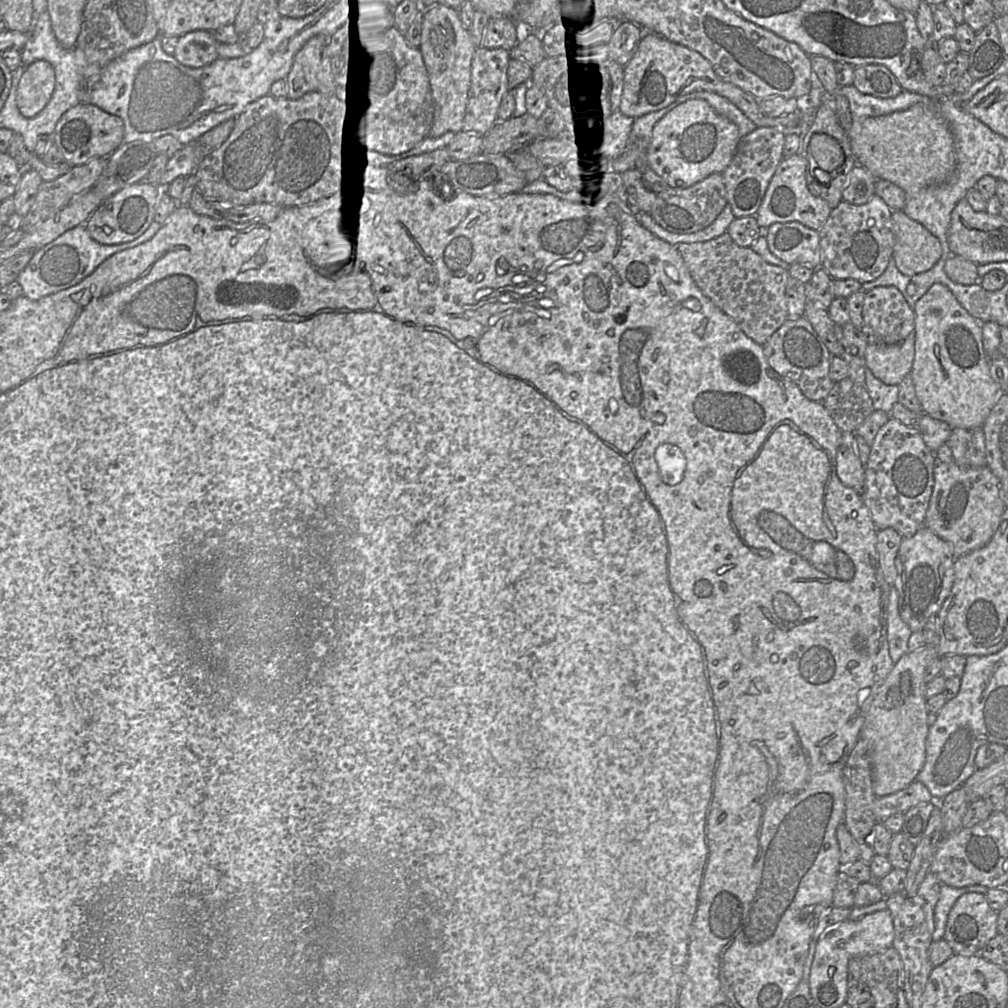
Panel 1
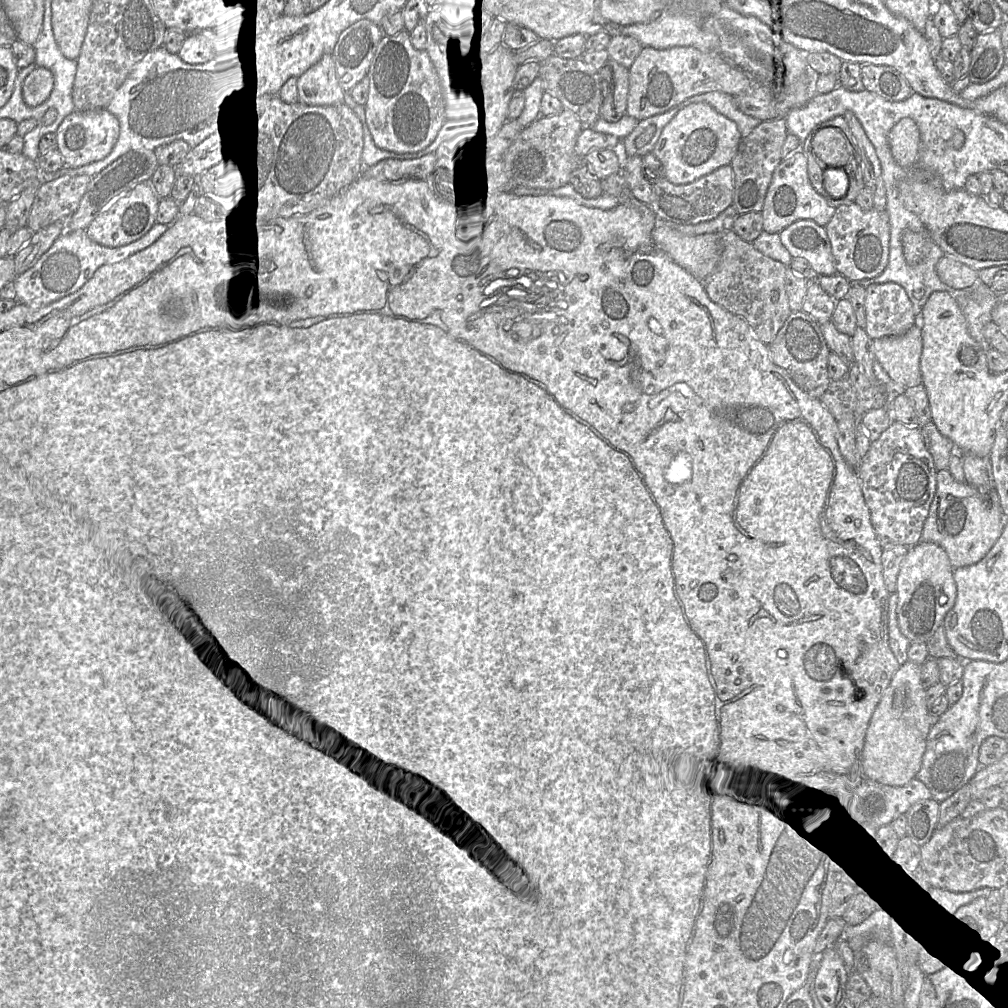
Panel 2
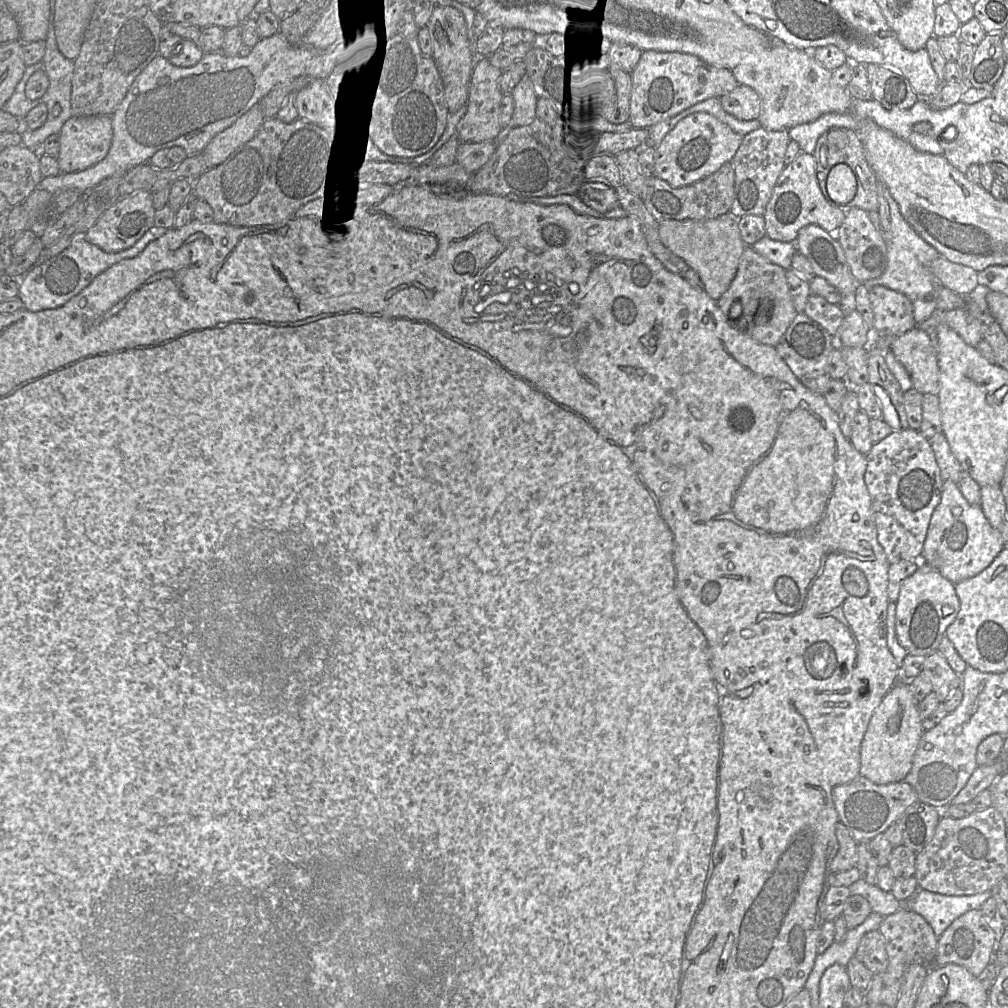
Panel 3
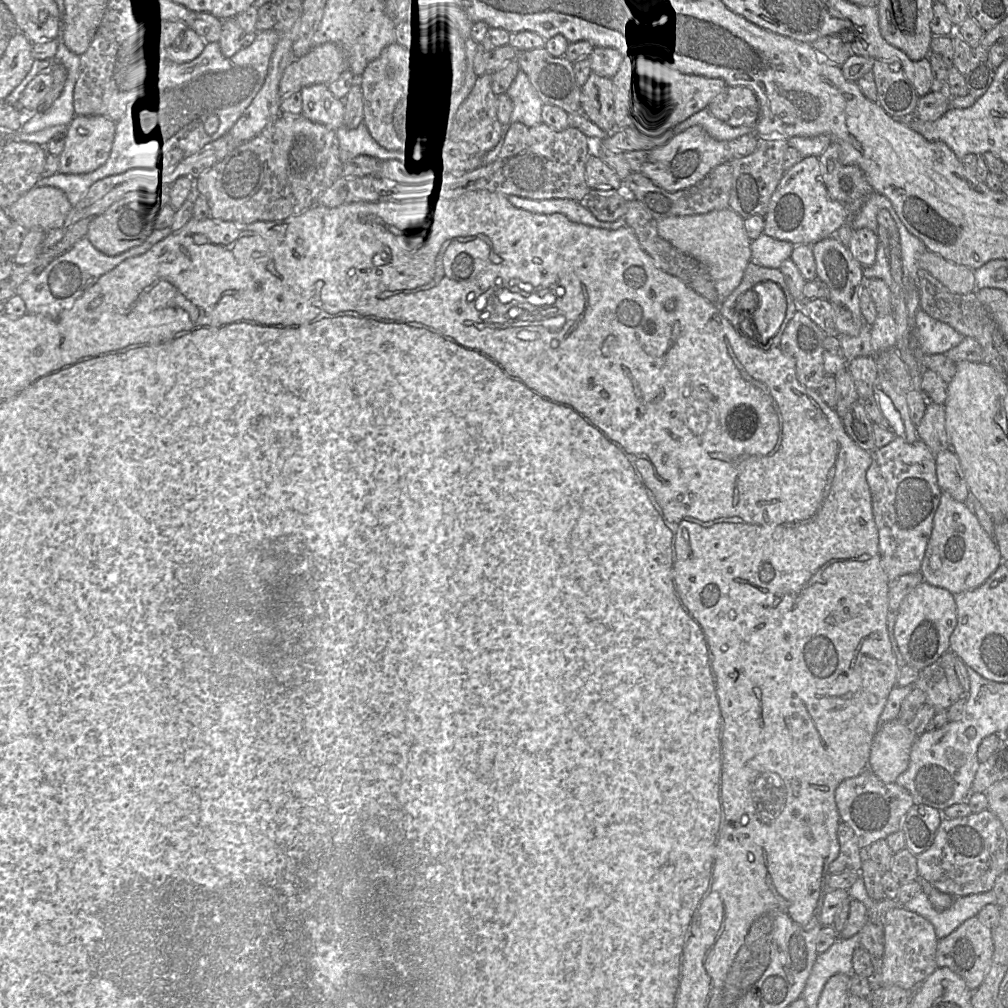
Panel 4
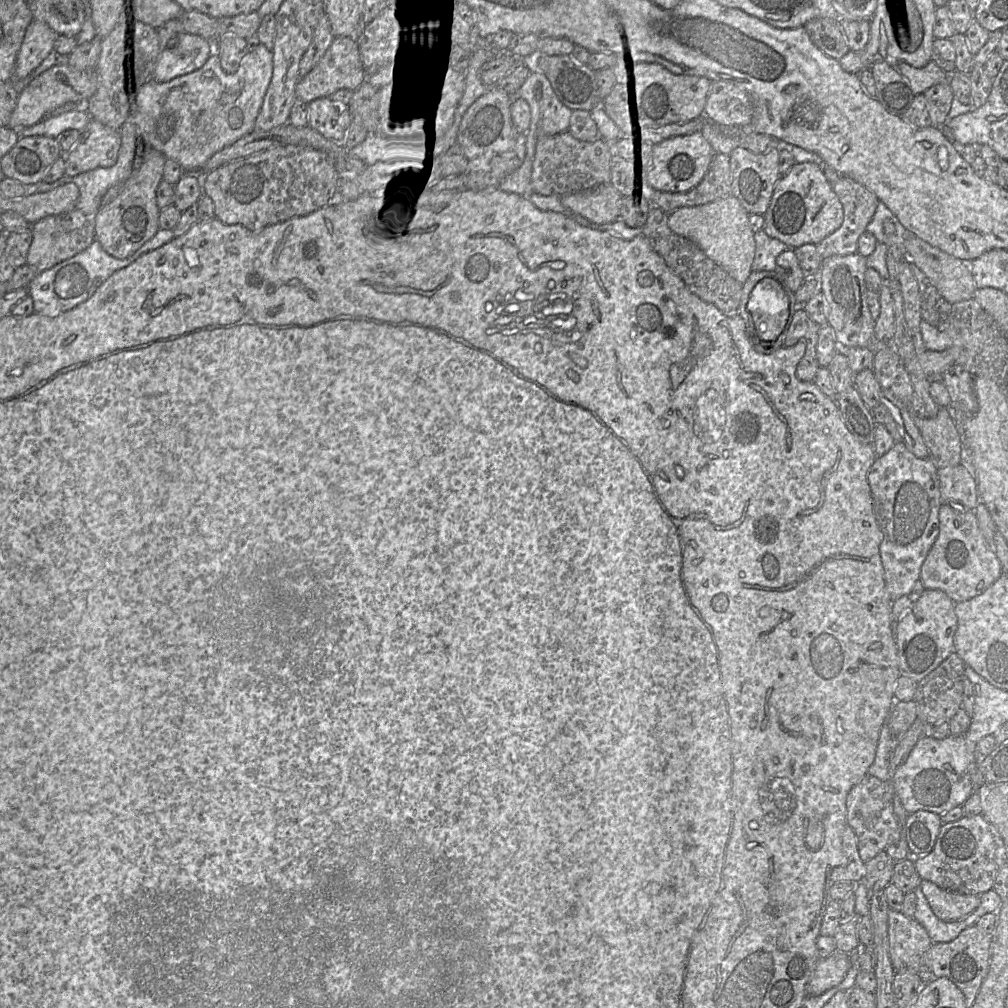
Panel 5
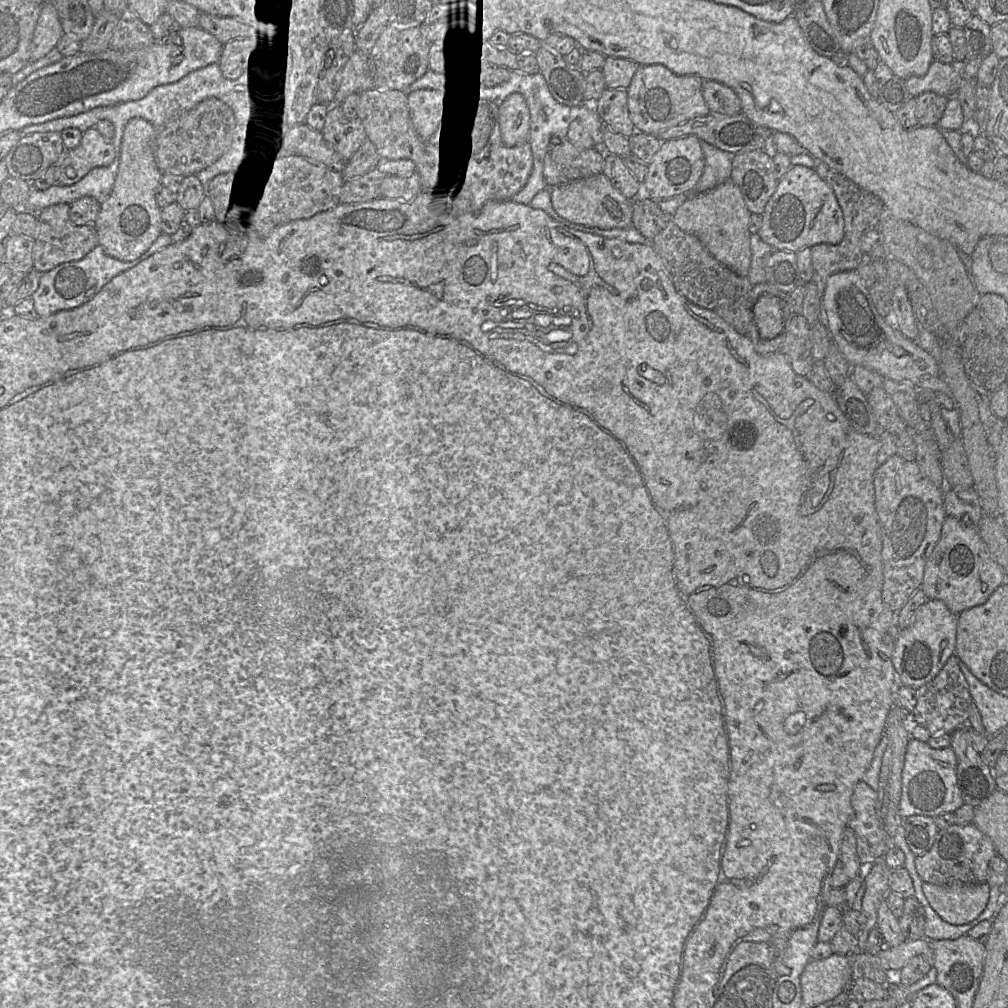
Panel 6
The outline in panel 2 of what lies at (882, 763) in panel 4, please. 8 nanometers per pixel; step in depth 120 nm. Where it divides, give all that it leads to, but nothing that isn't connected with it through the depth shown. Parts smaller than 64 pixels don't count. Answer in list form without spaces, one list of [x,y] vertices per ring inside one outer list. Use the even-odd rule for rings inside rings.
[[[911,661],[901,665],[876,706],[866,730],[860,756],[862,775],[881,785],[902,787],[918,773],[930,726],[921,667]]]

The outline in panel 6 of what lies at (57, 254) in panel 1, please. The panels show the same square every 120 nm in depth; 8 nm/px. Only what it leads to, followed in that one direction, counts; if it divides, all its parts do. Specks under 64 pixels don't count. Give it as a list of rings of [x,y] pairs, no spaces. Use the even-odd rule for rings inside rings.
[[[163,232],[156,238],[149,249],[132,261],[120,261],[105,254],[98,244],[85,257],[77,261],[62,263],[52,270],[42,273],[37,290],[31,296],[34,309],[39,317],[48,317],[58,311],[76,308],[91,300],[112,278],[134,267],[156,251],[172,244],[169,234]]]

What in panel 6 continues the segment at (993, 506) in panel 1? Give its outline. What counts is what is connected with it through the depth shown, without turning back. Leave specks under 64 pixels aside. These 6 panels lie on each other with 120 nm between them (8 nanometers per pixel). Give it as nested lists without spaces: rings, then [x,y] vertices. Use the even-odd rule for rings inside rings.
[[[946,516],[940,539],[928,558],[921,589],[928,599],[942,601],[955,615],[984,604],[990,595],[1005,581],[1005,575],[992,558],[978,527],[967,526],[952,516]]]

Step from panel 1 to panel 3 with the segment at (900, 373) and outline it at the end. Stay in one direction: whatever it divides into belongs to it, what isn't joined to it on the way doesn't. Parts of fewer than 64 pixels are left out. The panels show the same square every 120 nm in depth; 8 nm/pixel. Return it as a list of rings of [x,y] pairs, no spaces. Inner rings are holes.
[[[919,327],[890,337],[889,348],[909,373],[913,388],[922,394],[938,395],[939,368],[933,336]]]

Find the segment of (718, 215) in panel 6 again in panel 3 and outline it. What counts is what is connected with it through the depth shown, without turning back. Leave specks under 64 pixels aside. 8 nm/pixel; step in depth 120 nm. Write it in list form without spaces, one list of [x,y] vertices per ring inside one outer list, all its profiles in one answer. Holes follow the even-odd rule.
[[[729,212],[713,219],[666,220],[658,225],[661,242],[699,275],[703,289],[715,301],[728,290],[736,275],[740,257],[748,246],[741,238],[739,219]]]

